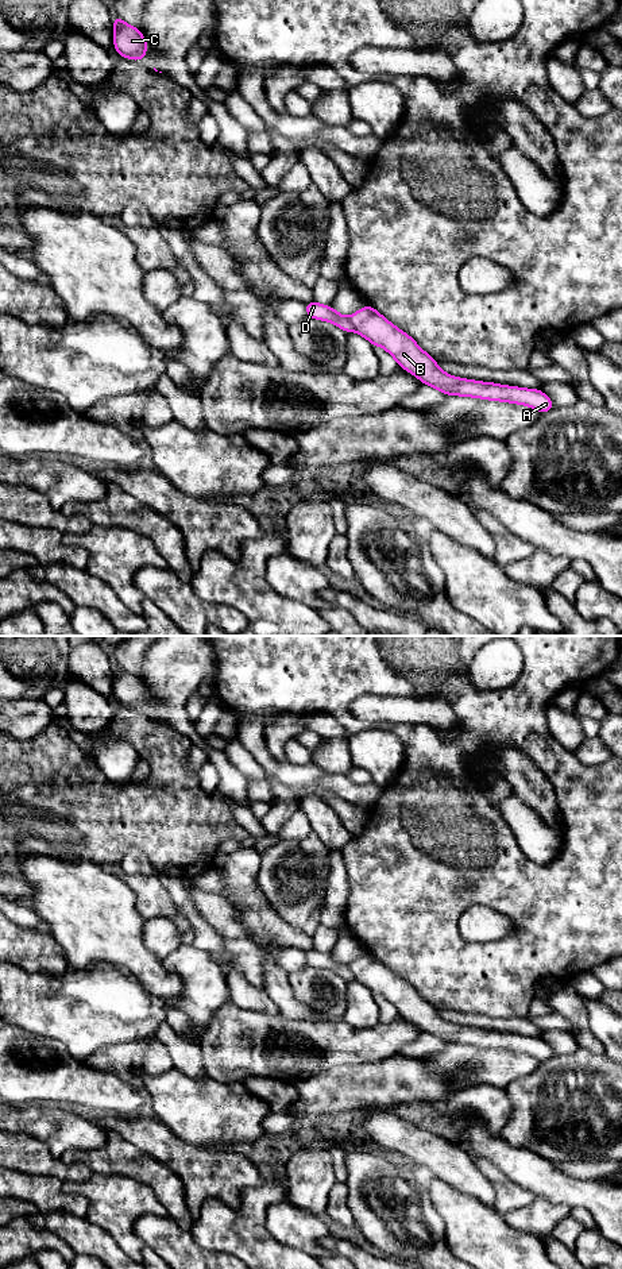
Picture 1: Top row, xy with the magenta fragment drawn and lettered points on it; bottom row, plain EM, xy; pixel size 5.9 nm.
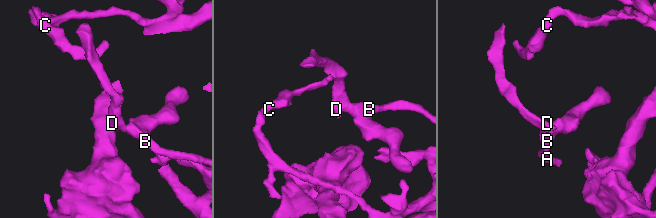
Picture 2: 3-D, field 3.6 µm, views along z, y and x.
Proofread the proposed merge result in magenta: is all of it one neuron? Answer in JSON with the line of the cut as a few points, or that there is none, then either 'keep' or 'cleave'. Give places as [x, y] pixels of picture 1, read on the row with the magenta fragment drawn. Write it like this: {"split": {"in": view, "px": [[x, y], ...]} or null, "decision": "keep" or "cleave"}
{"split": {"in": "xy", "px": [[348, 317], [354, 330]]}, "decision": "cleave"}

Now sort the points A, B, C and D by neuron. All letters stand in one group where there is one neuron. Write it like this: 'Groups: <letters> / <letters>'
Groups: A B C / D

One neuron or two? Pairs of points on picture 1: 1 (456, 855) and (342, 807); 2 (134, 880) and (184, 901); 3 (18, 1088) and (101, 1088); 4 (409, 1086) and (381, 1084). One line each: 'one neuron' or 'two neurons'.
1: two neurons
2: two neurons
3: one neuron
4: one neuron

